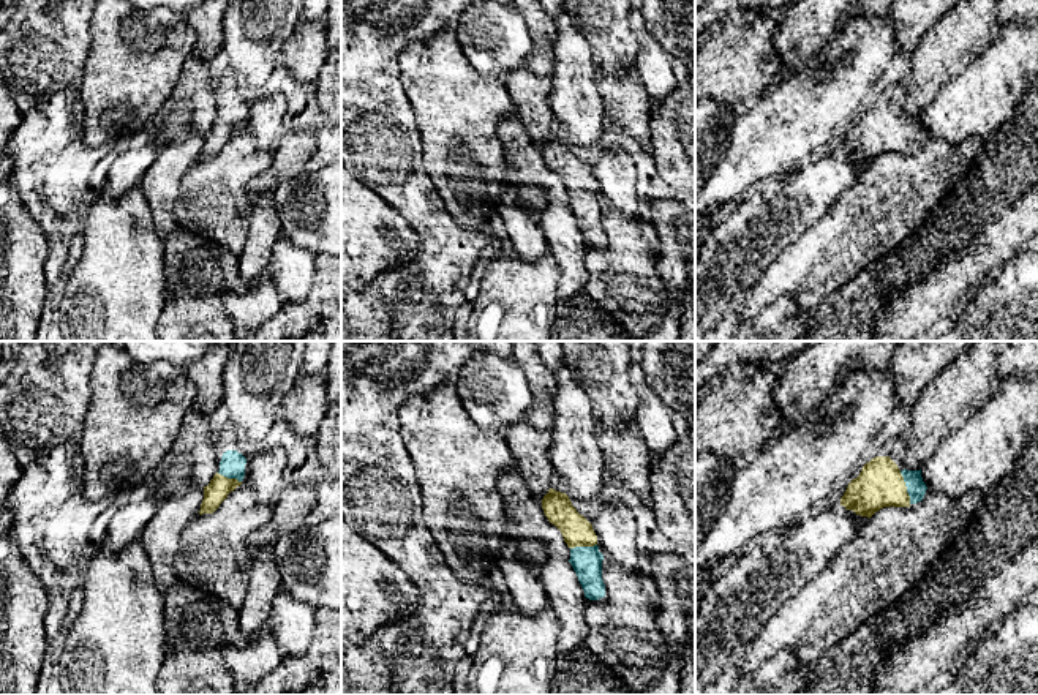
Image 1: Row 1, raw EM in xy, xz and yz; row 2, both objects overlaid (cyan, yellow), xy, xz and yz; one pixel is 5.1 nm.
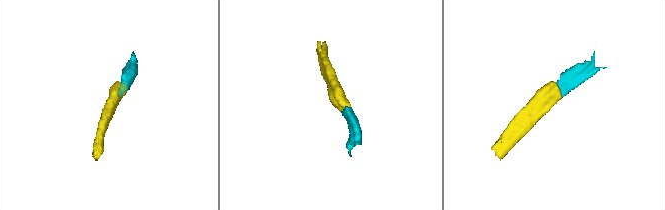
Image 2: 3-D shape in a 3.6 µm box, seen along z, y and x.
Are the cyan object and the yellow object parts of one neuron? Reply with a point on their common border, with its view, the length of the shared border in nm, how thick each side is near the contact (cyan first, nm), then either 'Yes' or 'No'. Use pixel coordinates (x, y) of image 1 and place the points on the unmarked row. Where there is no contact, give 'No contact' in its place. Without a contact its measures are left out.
Touches cyan at yz (906, 131). Shared border 180 nm. Thickness 100 nm (cyan) against 240 nm. Yes

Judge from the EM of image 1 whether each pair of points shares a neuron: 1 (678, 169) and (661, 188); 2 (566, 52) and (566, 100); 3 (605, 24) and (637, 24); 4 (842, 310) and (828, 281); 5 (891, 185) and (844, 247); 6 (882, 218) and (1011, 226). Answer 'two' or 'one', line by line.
1: two
2: one
3: two
4: two
5: one
6: two

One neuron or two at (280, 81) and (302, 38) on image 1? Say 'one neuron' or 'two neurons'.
one neuron

